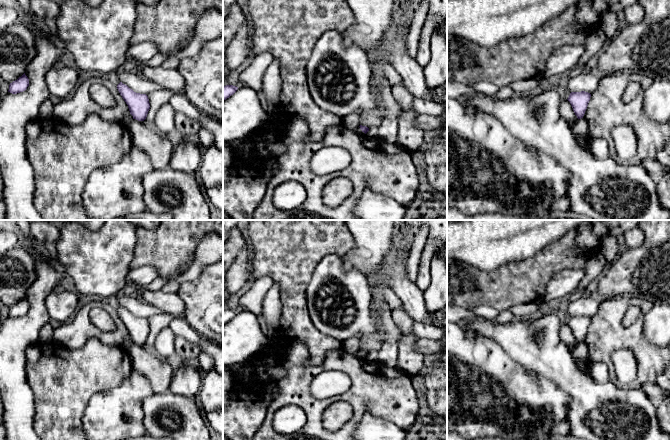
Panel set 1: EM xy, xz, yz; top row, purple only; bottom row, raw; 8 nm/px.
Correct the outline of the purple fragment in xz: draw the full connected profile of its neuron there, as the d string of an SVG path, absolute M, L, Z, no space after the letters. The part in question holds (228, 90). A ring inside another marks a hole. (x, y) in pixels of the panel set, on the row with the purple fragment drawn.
M226 85L223 87L223 101L229 98L237 91L238 87L233 85Z

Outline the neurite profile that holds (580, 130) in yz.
M583 118L578 119L572 127L572 133L576 143L583 149L587 140L591 137L587 122Z

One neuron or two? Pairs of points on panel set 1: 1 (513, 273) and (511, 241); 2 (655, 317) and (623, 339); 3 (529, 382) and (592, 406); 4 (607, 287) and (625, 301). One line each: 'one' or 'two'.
1: two
2: two
3: two
4: two

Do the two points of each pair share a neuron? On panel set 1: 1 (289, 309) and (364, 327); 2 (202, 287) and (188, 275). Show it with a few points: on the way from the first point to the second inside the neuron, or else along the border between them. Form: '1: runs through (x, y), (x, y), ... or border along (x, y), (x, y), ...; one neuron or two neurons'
1: border along (305, 291), (306, 307), (310, 320), (322, 333); two neurons
2: border along (211, 264), (196, 278), (184, 281), (175, 292); two neurons

